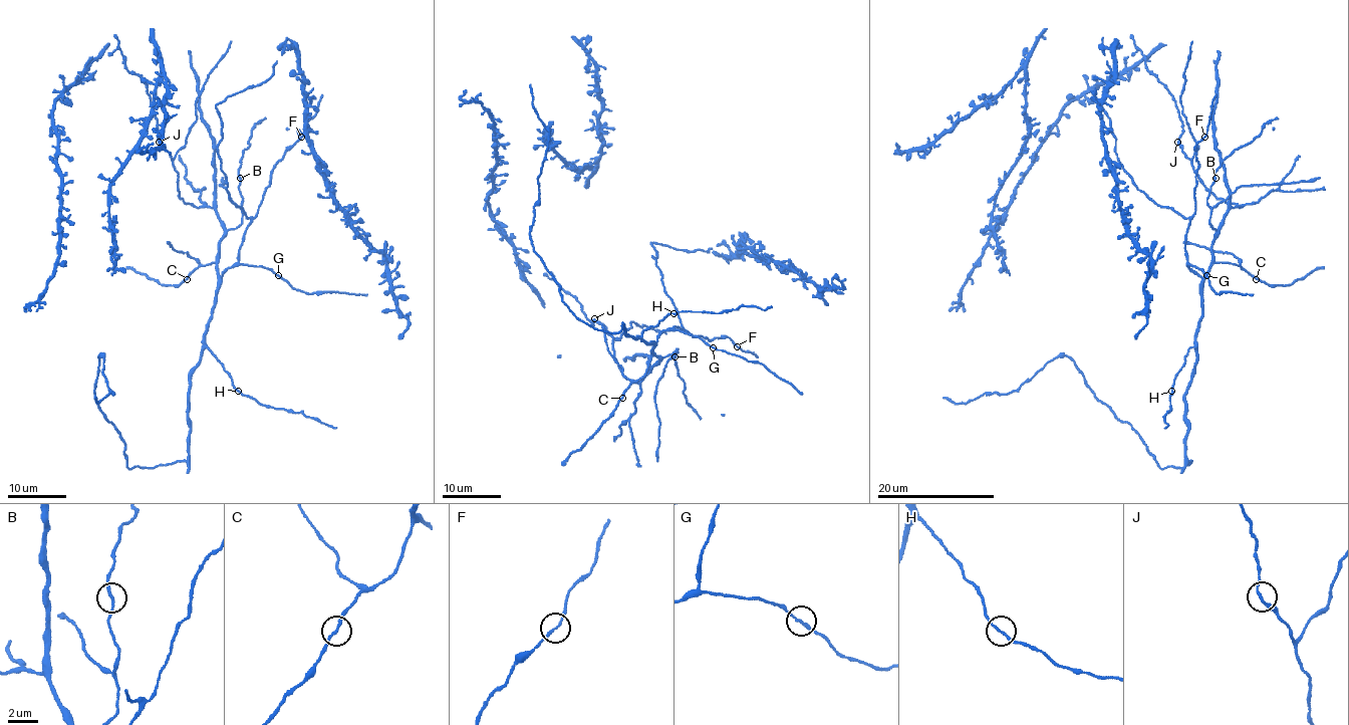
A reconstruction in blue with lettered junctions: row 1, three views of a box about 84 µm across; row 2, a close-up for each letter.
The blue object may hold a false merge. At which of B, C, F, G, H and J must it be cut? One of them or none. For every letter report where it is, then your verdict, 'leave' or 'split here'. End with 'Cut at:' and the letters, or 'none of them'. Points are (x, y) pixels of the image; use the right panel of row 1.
B: at (1216, 178); leave
C: at (1256, 279); leave
F: at (1204, 137); leave
G: at (1206, 275); leave
H: at (1171, 391); leave
J: at (1177, 142); leave
Cut at: none of them

